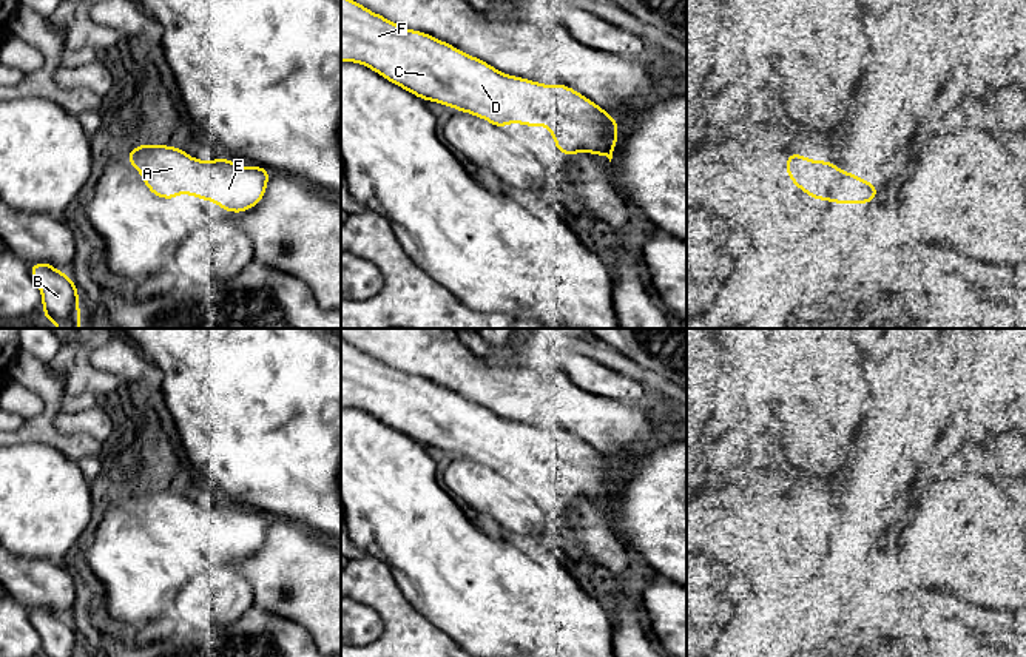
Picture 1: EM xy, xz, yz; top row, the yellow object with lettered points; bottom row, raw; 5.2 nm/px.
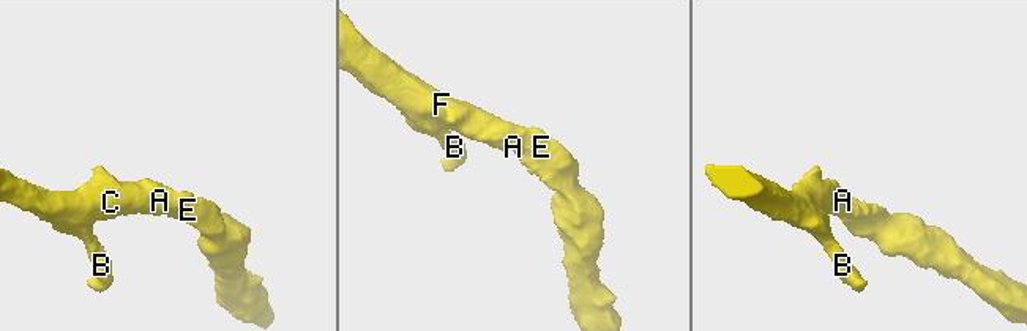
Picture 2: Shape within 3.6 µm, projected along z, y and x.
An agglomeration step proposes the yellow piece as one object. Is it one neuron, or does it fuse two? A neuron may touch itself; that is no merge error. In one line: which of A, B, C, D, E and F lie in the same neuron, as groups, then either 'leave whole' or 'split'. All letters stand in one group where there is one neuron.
A B C D E F; leave whole

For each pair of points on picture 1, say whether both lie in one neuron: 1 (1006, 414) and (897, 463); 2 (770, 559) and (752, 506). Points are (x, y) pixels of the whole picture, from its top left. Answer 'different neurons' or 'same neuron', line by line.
1: different neurons
2: same neuron

